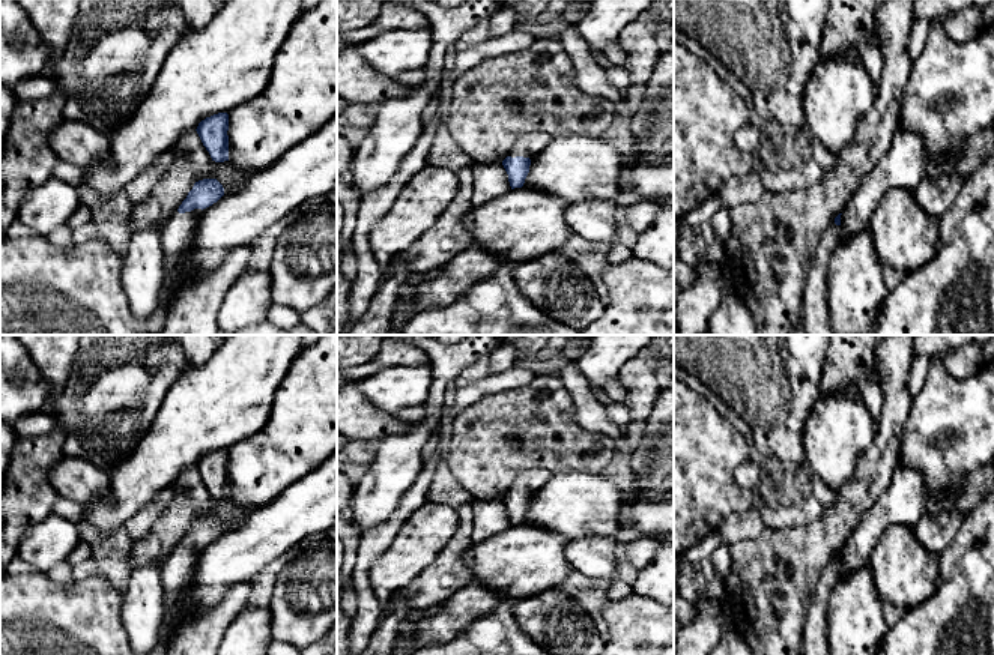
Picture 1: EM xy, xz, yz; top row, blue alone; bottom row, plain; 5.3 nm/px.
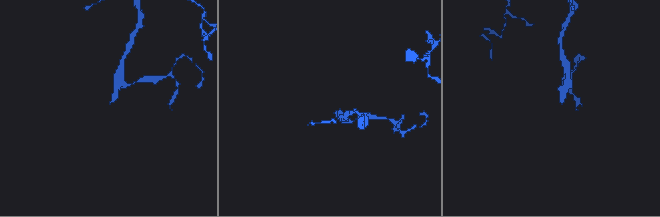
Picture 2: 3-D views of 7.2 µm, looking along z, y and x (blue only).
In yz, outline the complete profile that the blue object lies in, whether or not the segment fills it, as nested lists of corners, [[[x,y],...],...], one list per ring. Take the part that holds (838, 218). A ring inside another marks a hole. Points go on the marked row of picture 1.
[[[839,213],[823,233],[808,272],[803,296],[803,323],[806,335],[835,335],[827,302],[827,269],[841,236]]]

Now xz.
[[[546,132],[523,134],[513,146],[502,165],[508,174],[511,189],[522,188],[529,173],[531,159],[552,143]]]

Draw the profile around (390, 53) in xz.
[[[399,29],[383,32],[359,45],[367,68],[382,77],[424,69],[433,48],[430,29]]]

